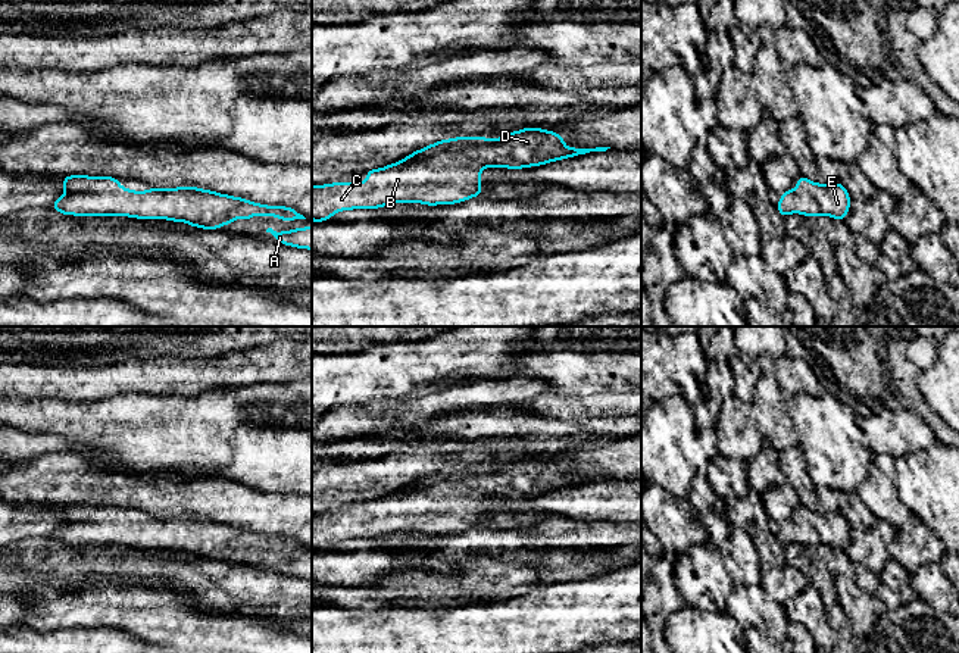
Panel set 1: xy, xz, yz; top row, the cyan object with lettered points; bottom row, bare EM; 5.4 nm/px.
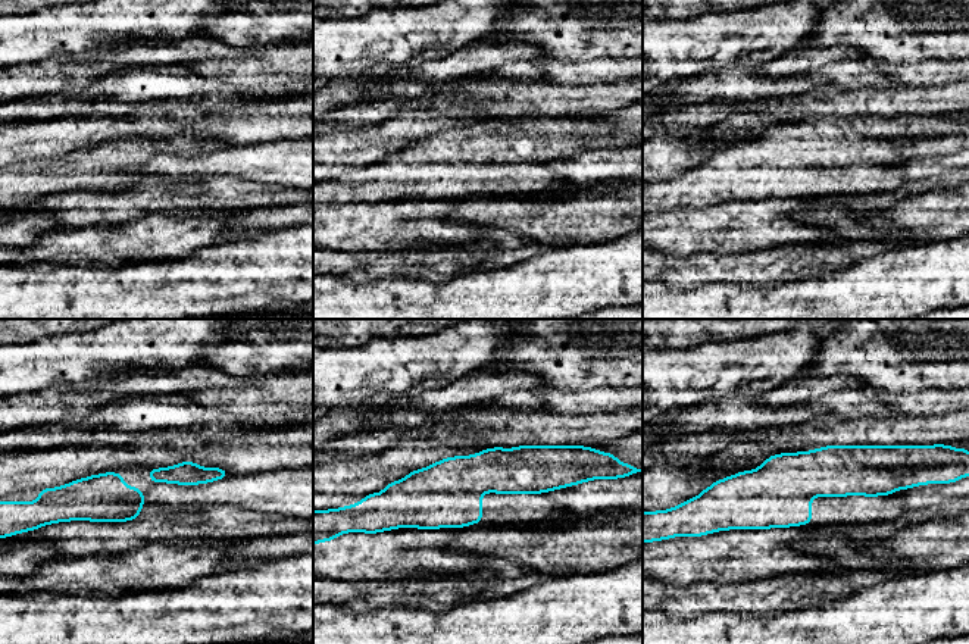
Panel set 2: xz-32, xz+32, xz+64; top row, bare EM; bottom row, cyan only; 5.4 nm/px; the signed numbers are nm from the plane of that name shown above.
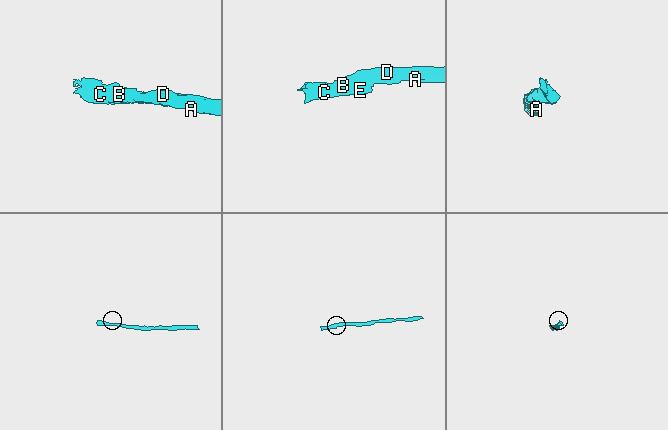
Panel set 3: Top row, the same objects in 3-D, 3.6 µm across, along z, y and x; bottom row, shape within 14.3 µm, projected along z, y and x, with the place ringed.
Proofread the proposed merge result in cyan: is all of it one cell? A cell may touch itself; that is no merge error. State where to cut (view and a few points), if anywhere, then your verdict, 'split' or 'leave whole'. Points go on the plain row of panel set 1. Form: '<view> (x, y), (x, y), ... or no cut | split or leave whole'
no cut | leave whole

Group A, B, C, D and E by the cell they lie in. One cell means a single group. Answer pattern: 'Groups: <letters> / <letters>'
Groups: A B C D E

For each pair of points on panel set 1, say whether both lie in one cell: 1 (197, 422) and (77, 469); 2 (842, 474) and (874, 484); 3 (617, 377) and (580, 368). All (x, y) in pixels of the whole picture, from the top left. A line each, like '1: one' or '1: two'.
1: two
2: two
3: one

